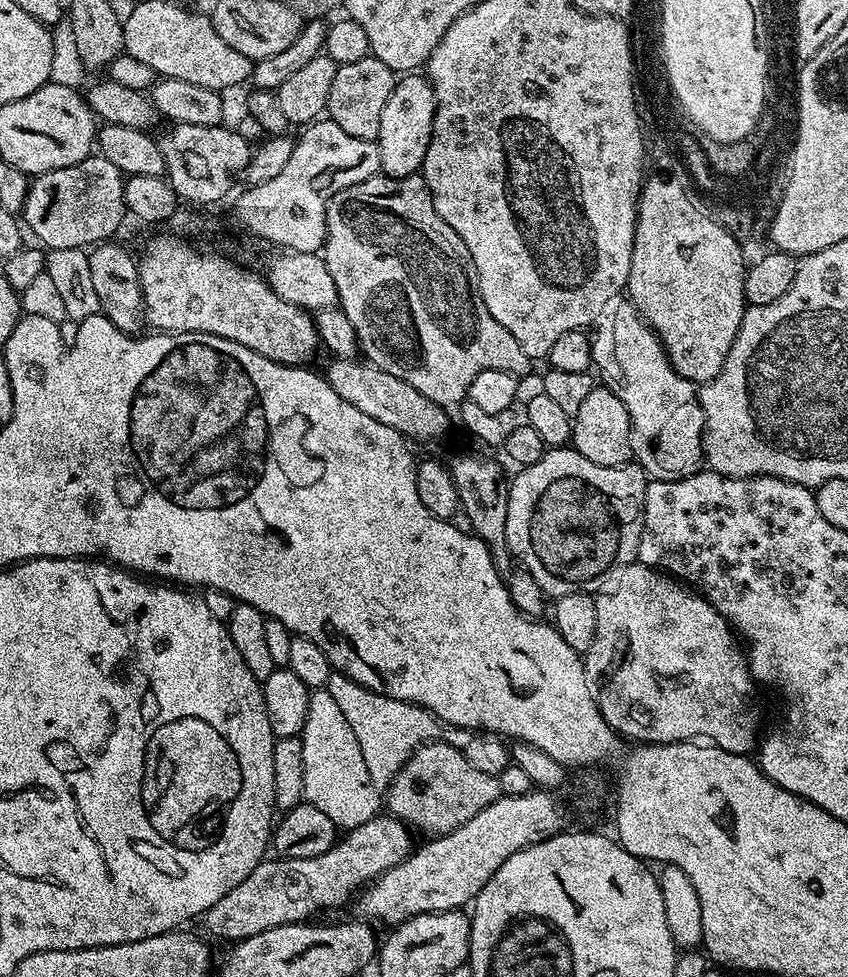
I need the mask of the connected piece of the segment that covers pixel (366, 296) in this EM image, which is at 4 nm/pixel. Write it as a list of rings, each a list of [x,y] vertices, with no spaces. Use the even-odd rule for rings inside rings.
[[[377,174],[358,182],[354,186],[346,186],[346,190],[338,190],[334,198],[330,198],[328,209],[326,210],[326,234],[322,255],[326,262],[326,270],[330,270],[330,278],[334,278],[334,286],[338,290],[340,299],[339,308],[344,311],[350,326],[354,326],[354,334],[359,351],[367,363],[376,368],[381,368],[386,374],[394,374],[394,378],[402,378],[402,382],[410,382],[418,394],[426,394],[430,402],[443,404],[445,406],[459,405],[460,401],[465,399],[468,394],[470,382],[482,374],[482,370],[506,370],[518,378],[524,378],[524,375],[531,370],[533,361],[518,346],[518,338],[506,330],[506,326],[498,326],[486,310],[486,302],[482,302],[482,294],[478,286],[478,274],[474,266],[474,258],[470,258],[470,250],[466,250],[466,242],[442,222],[442,214],[434,210],[434,202],[430,190],[426,186],[423,175],[407,176],[406,178],[390,178],[383,174]]]

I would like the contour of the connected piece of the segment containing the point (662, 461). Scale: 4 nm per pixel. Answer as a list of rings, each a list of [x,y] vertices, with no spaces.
[[[623,295],[610,298],[610,302],[602,306],[602,314],[591,329],[590,339],[592,363],[599,383],[609,388],[622,401],[622,406],[626,406],[626,414],[632,427],[632,455],[635,463],[653,480],[681,480],[701,471],[705,463],[704,411],[700,405],[697,385],[682,378],[682,374],[674,370],[664,349],[664,343],[631,299]]]

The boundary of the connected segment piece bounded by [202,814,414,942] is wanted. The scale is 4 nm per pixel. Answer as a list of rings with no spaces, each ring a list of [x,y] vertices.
[[[377,814],[370,822],[347,829],[332,848],[326,850],[326,854],[318,854],[318,858],[265,858],[226,898],[218,898],[218,902],[204,912],[204,928],[216,940],[235,942],[262,934],[262,930],[274,926],[311,921],[315,912],[324,912],[327,908],[340,908],[369,882],[412,855],[411,835],[408,825],[395,816]]]

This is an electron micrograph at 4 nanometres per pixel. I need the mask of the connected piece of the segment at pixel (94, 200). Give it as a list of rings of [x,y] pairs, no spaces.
[[[99,154],[87,156],[74,166],[37,175],[28,185],[28,197],[22,213],[27,231],[37,236],[48,250],[91,249],[113,239],[126,217],[124,173]]]

